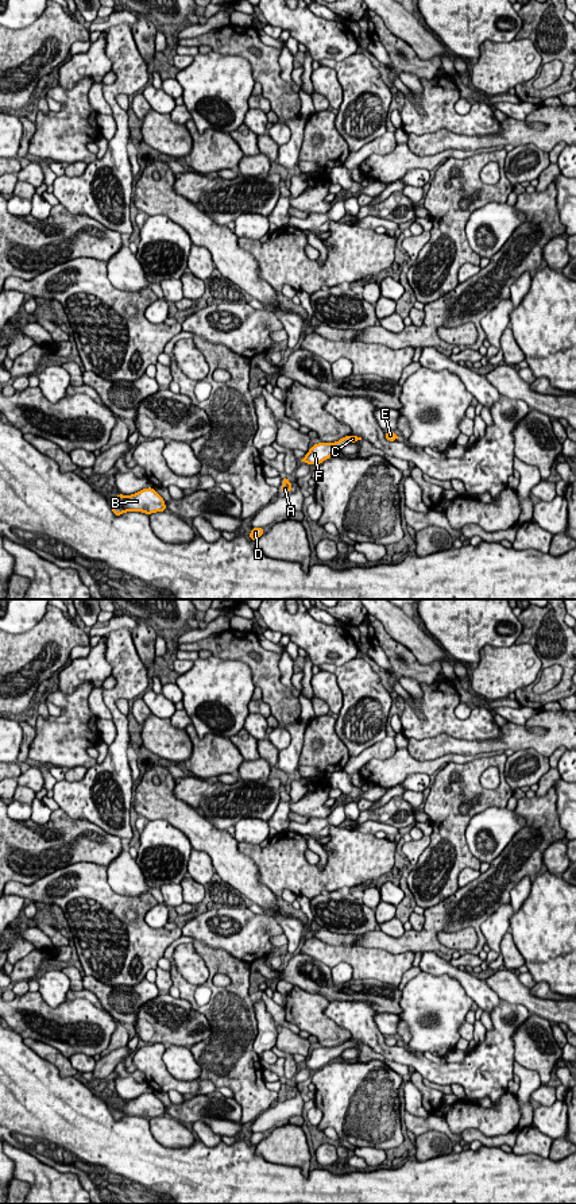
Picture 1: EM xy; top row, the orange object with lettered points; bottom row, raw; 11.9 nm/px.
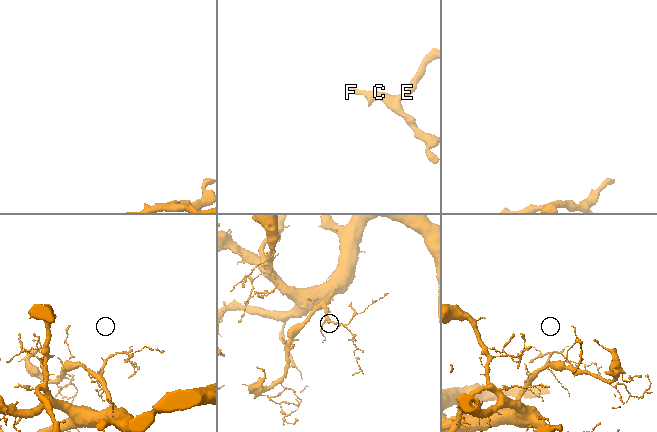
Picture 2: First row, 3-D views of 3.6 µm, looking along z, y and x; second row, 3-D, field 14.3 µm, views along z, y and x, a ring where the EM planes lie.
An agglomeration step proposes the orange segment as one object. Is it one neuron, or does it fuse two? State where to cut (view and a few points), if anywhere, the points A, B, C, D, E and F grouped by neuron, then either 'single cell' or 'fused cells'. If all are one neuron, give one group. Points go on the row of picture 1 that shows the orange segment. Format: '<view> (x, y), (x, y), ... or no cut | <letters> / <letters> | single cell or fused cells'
no cut | A B C D E F | single cell

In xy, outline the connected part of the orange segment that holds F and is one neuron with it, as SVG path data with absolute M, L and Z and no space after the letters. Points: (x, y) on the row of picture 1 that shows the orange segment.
M345 436L336 443L314 444L301 462L305 462L305 463L313 464L313 466L320 464L325 459L329 459L332 455L340 452L345 444L351 444L351 443L357 441L357 440L362 440L362 437Z

